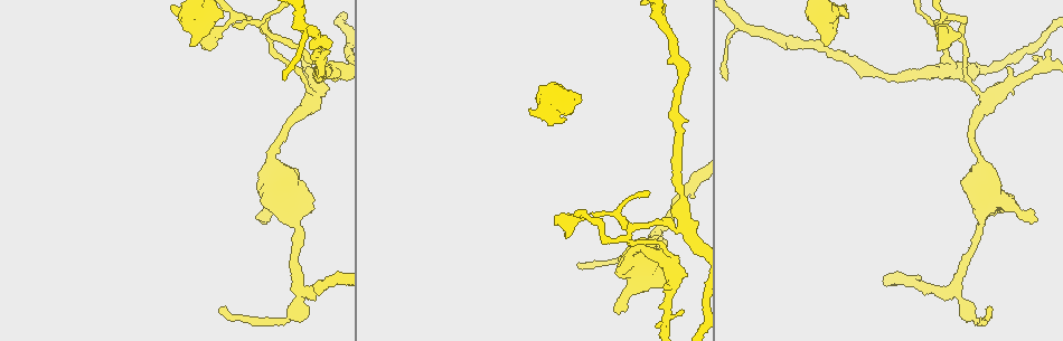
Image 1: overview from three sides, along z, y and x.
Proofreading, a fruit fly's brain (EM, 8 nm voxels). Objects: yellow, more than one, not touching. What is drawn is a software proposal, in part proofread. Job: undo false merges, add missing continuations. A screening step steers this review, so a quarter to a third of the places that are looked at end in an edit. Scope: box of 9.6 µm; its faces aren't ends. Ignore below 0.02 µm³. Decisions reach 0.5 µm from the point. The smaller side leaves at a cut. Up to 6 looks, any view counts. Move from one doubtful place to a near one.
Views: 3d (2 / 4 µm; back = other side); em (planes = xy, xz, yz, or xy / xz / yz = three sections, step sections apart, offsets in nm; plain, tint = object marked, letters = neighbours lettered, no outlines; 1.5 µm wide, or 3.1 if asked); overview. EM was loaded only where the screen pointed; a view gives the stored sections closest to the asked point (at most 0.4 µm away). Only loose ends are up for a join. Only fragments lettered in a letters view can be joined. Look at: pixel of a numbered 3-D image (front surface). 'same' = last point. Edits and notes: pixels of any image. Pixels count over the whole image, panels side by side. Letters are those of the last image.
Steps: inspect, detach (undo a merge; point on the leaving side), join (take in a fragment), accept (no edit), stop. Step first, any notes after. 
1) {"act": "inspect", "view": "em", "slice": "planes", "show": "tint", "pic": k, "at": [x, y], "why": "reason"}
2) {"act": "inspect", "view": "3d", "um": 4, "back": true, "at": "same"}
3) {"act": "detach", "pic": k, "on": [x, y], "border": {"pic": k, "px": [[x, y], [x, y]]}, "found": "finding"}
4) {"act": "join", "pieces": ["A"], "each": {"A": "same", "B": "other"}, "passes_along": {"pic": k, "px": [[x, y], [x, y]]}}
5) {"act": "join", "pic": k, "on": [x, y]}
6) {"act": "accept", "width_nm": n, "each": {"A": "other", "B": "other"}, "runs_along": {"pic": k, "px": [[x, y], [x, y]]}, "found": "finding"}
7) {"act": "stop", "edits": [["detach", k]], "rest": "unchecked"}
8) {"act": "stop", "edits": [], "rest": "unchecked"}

{"act": "inspect", "view": "3d", "um": 2, "pic": 1, "at": [937, 49]}

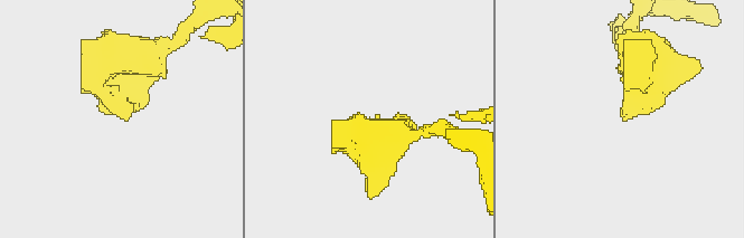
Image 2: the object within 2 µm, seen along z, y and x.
{"act": "inspect", "view": "em", "slice": "planes", "show": "letters", "pic": 2, "at": [124, 119], "why": "shape alone is not enough"}

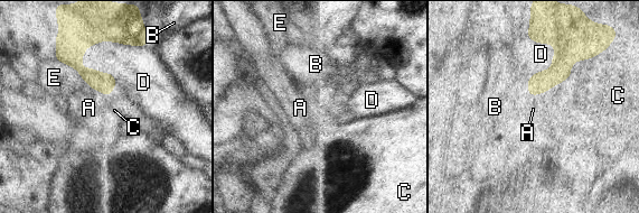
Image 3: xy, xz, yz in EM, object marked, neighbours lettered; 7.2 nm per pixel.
{"act": "accept", "longest_contact_nm": ["C", 550], "each": {"A": "other", "B": "other", "C": "other", "D": "other", "E": "other"}, "border": {"pic": 3, "px": [[91, 88], [101, 91], [106, 96]]}, "found": "no lettered fragment goes on from it"}

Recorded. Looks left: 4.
{"act": "inspect", "view": "3d", "um": 4, "pic": 1, "at": [683, 229], "why": "calibre changes"}

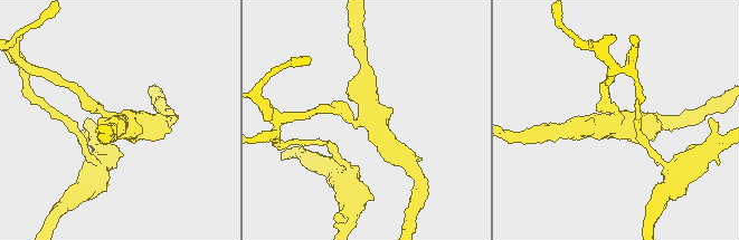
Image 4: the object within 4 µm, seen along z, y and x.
{"act": "inspect", "view": "em", "slice": "xy", "step": 4, "show": "plain", "pic": 4, "at": [616, 124], "arms": 3, "arm_widths_nm": [170, 300, 380]}

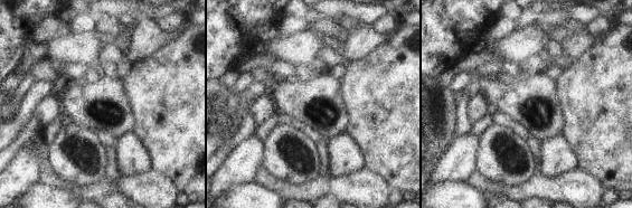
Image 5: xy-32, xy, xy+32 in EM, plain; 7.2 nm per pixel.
{"act": "inspect", "view": "em", "slice": "xy", "step": 4, "show": "letters", "at": "same"}

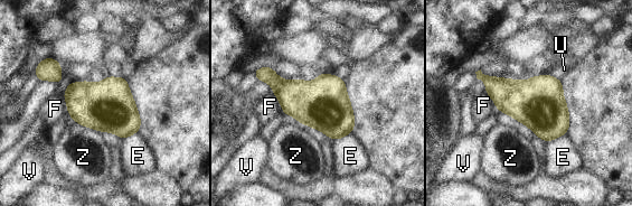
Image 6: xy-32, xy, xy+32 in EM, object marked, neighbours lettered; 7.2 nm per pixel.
{"act": "accept", "width_nm": 360, "each": {"E": "other", "F": "other", "U": "other", "V": "other", "Z": "other"}, "border": {"pic": 6, "px": [[76, 122], [101, 131]]}, "found": "one neuron here"}

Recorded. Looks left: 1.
{"act": "inspect", "view": "em", "slice": "planes", "show": "letters", "pic": 1, "at": [1001, 211], "why": "an open end"}

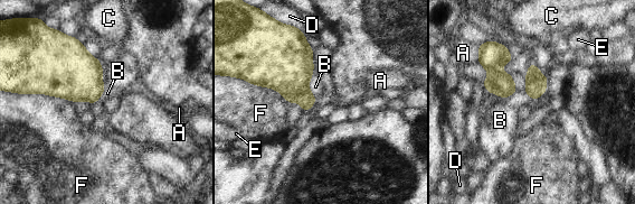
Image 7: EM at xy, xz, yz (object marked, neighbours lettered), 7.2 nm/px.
{"act": "accept", "longest_contact_nm": ["F", 440], "each": {"A": "other", "B": "other", "C": "other", "D": "other", "E": "other", "F": "other"}, "found": "no lettered fragment goes on from it"}

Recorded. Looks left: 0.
{"act": "stop", "edits": [], "rest": "unchecked"}

